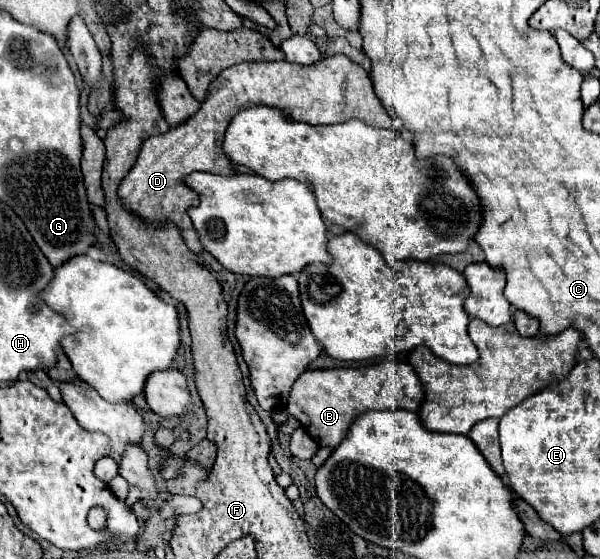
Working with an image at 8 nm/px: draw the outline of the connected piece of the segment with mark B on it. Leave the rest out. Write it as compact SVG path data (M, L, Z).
M381 361L359 369L321 369L305 371L289 393L287 415L295 417L319 447L335 449L347 435L351 423L373 409L419 411L423 403L423 385L407 361Z

